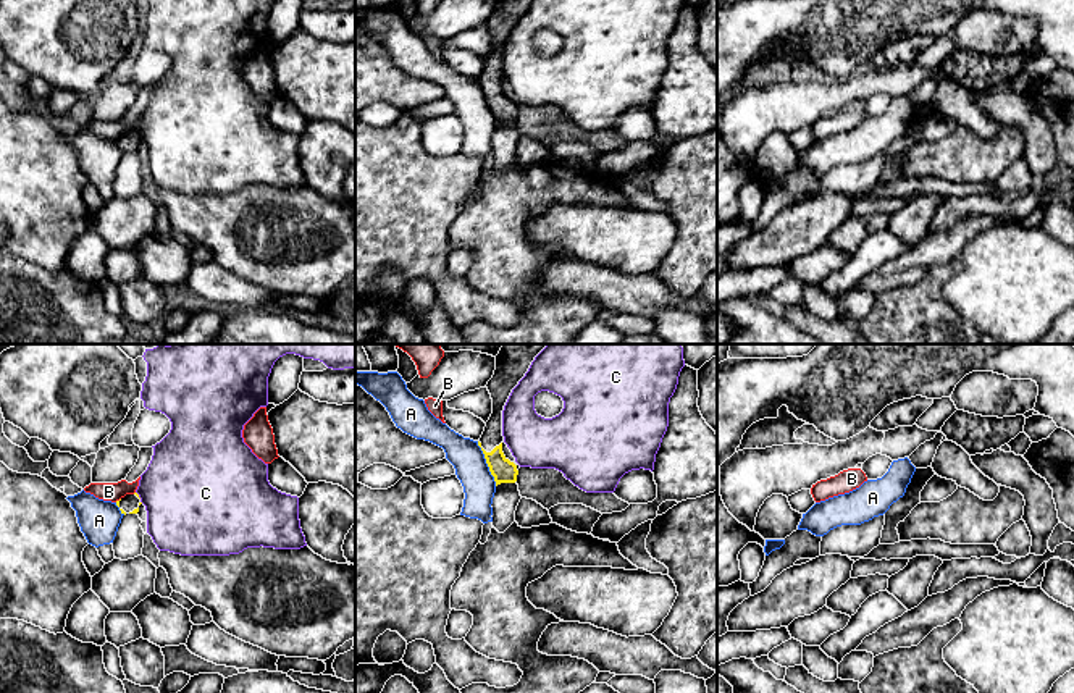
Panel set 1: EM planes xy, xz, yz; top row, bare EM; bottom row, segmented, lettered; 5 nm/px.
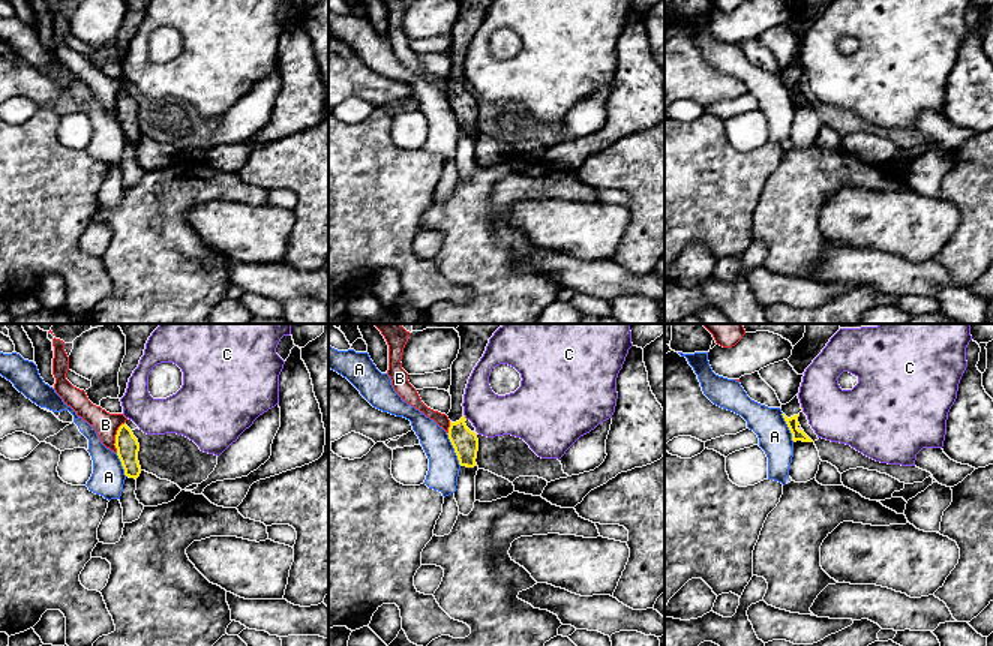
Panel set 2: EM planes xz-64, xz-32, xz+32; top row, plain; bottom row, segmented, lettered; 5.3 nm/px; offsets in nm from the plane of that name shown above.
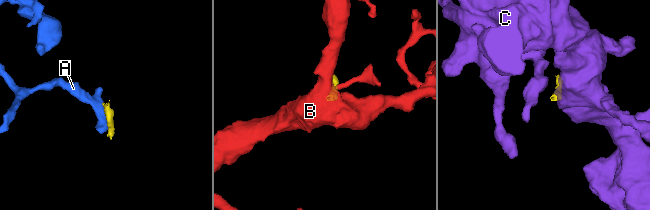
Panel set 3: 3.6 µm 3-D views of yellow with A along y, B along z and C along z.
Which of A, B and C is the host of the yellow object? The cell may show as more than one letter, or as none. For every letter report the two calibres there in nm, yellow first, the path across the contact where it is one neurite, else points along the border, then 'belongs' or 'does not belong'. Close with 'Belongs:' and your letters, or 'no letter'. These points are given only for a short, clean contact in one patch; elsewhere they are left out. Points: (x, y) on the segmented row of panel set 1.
A: 120 nm thick on the yellow side, 160 nm on the other; border along xz (477, 441), (496, 485); does not belong
B: 20 nm thick on the yellow side, 100 nm on the other; border along xy (120, 498), (115, 501); does not belong
C: 20 nm thick on the yellow side, 460 nm on the other; border along xy (136, 491), (141, 498); does not belong
Belongs: no letter

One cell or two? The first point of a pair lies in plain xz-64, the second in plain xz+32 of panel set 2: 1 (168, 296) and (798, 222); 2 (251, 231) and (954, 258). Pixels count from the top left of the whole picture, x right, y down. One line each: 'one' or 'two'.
1: one
2: two

